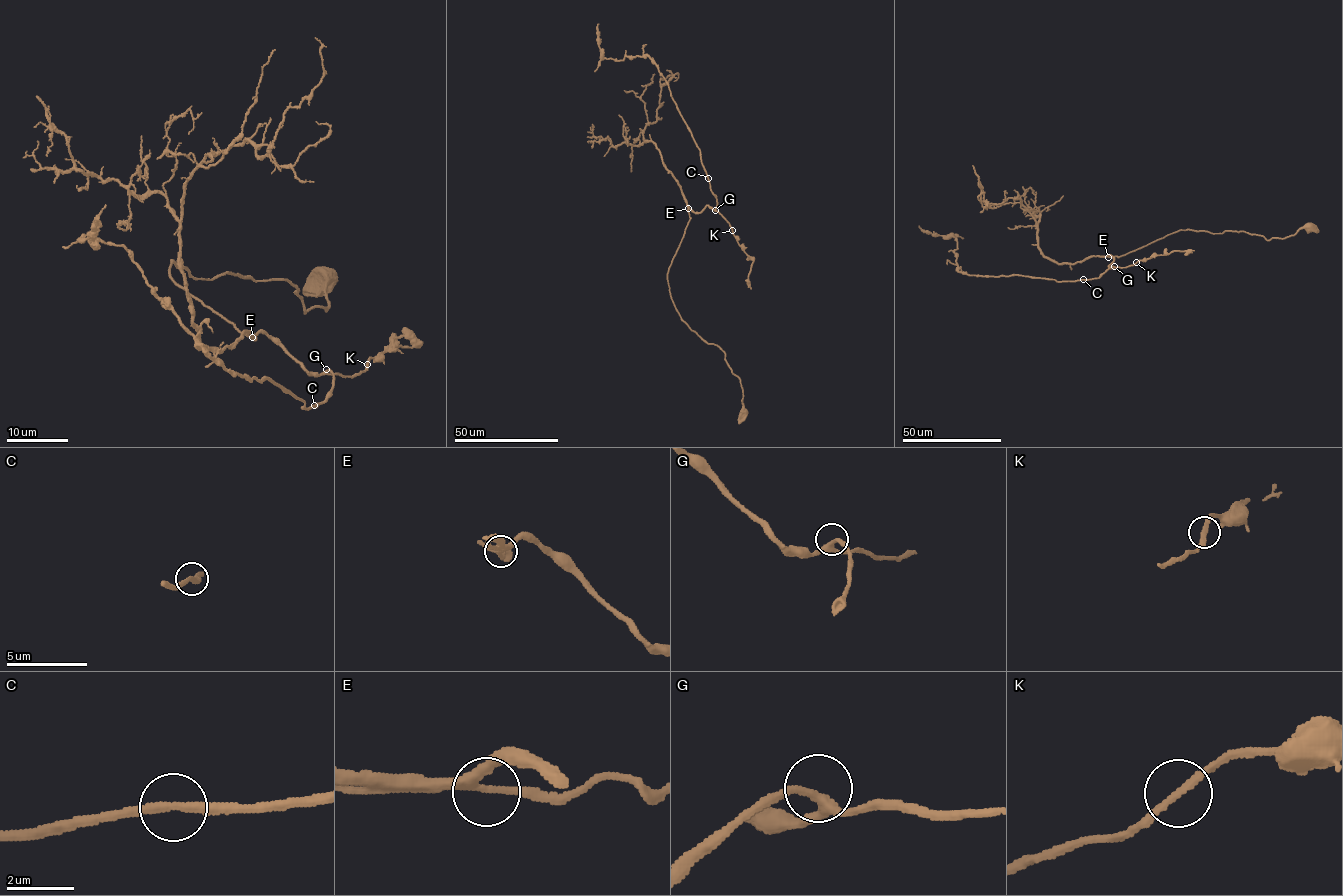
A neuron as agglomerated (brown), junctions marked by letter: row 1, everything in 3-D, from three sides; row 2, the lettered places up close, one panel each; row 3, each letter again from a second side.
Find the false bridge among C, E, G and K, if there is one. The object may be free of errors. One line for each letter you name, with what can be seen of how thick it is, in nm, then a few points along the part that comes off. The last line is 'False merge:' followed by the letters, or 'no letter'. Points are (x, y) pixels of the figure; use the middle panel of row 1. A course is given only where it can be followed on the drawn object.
False merge: no letter

